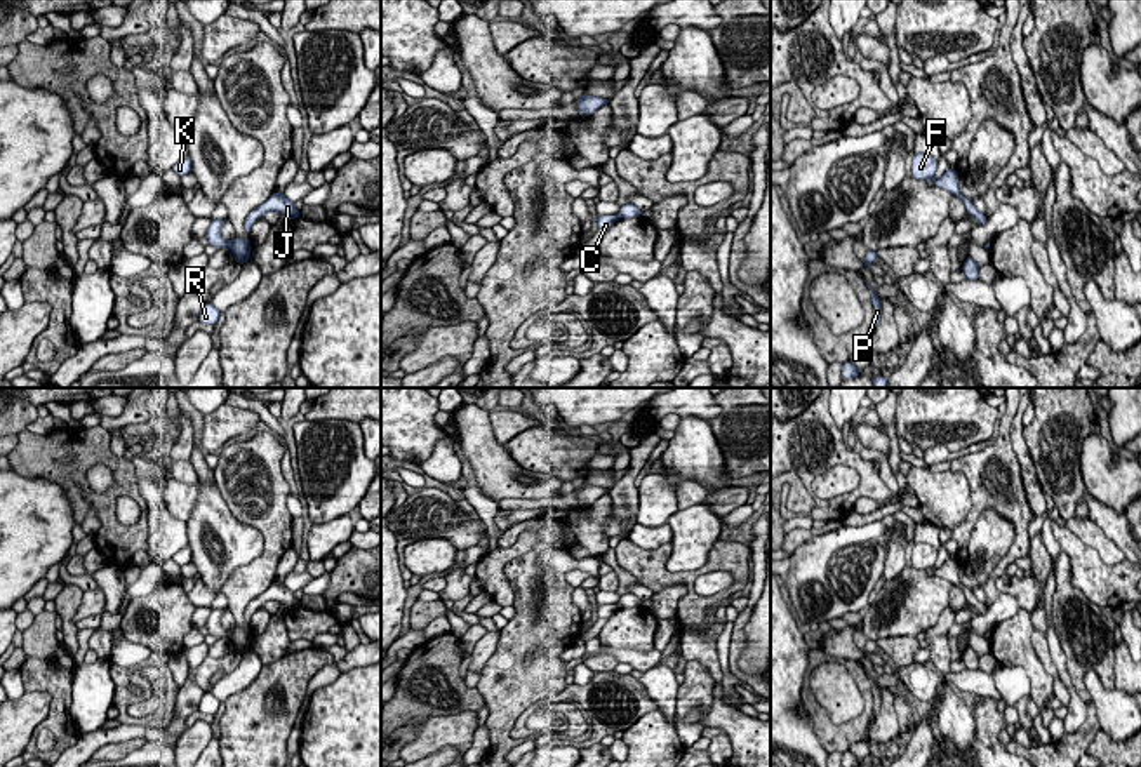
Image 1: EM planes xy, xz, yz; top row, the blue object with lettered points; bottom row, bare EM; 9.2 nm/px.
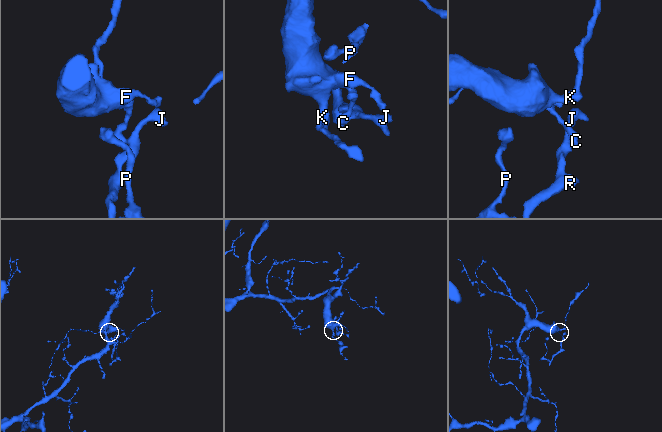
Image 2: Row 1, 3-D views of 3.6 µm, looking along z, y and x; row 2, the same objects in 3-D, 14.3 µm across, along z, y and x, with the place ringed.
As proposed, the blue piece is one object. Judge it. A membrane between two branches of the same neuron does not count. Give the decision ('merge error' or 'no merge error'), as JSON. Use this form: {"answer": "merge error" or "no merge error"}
{"answer": "merge error"}

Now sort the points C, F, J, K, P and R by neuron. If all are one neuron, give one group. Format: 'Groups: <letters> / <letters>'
Groups: C F K / J P R

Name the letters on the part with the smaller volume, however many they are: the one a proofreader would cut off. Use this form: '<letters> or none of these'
J, P, R

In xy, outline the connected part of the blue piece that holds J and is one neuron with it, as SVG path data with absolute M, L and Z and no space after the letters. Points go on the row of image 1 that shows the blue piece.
M273 193L263 205L254 209L245 219L245 231L250 233L252 224L263 217L266 212L275 210L280 212L287 221L296 219L301 212L294 207L294 203L280 193Z

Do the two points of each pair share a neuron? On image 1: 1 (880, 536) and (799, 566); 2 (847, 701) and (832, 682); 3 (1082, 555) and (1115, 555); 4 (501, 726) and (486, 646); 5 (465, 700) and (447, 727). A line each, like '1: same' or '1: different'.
1: same
2: same
3: different
4: different
5: different

